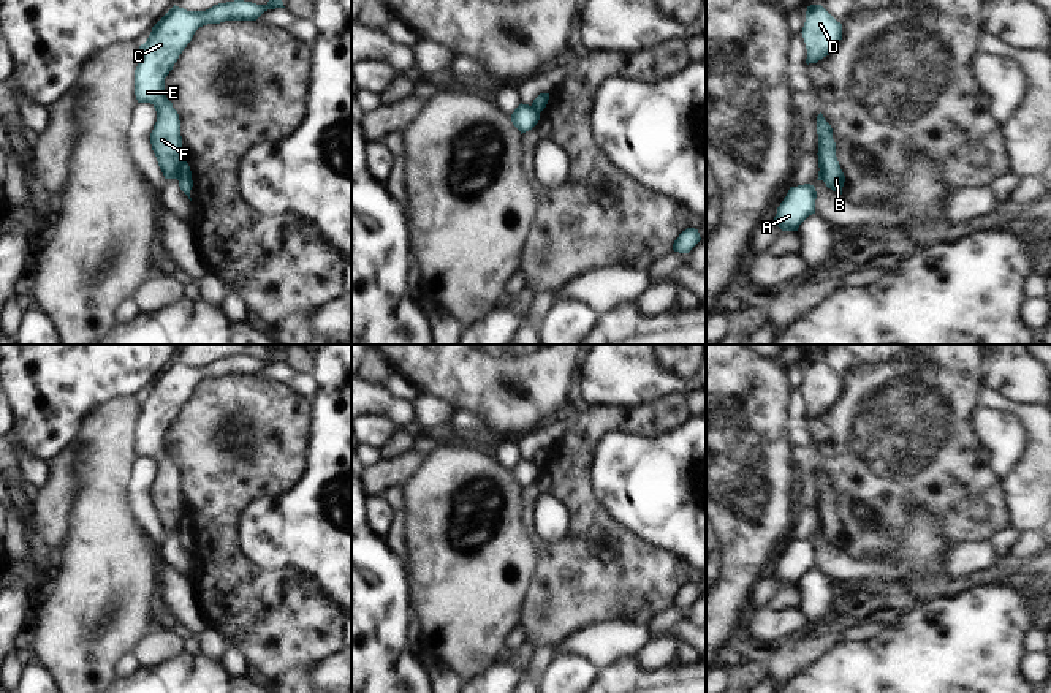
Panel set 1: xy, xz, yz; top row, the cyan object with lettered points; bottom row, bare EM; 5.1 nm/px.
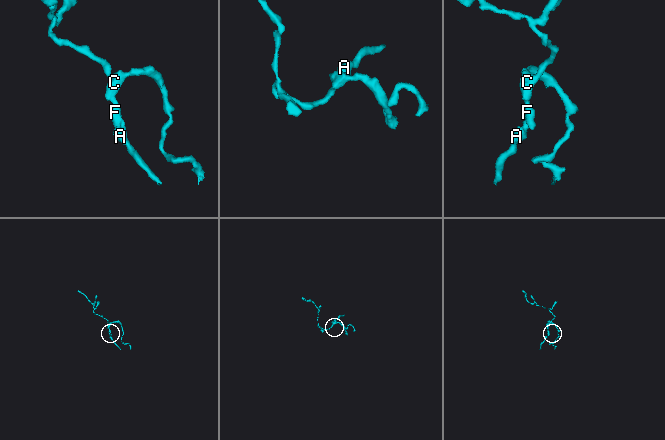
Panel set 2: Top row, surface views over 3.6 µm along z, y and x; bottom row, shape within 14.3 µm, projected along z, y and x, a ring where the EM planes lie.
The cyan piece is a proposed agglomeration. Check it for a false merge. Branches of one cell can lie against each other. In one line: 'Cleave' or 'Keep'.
Cleave.

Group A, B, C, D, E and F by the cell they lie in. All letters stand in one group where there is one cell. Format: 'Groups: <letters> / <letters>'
Groups: A / B C D E F.

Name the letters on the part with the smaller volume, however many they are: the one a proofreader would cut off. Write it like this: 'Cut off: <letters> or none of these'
Cut off: A.

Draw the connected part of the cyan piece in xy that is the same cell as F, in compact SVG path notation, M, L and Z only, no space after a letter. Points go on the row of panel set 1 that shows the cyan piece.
M234 0L214 5L206 11L187 11L174 5L152 27L147 41L139 46L135 95L138 103L150 103L157 111L150 144L165 179L177 179L179 166L184 161L179 114L165 90L165 78L179 55L203 25L225 21L256 21L264 11L275 8L285 8L283 2L269 0L266 5L256 5Z

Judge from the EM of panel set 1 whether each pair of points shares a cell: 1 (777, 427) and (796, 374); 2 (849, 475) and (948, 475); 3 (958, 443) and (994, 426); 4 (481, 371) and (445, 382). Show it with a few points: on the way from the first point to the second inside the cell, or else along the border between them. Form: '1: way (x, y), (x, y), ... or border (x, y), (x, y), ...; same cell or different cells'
1: border (789, 361), (787, 380), (792, 390); different cells
2: way (874, 475), (923, 475); same cell
3: border (977, 404), (972, 429), (988, 450), (993, 469); different cells
4: way (472, 371), (455, 372); same cell

